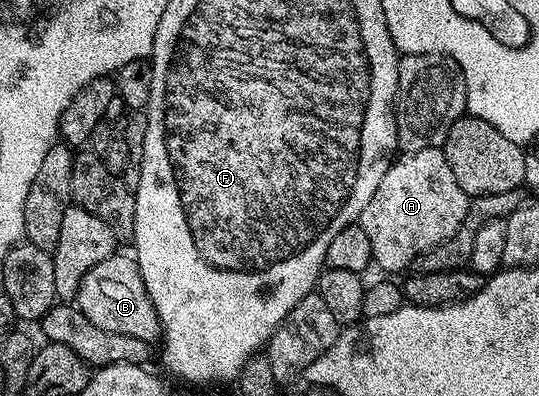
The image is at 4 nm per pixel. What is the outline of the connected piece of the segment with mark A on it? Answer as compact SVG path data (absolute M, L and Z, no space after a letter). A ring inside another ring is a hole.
M442 148L413 151L392 160L389 171L381 175L381 183L377 183L377 191L373 191L373 199L365 203L365 211L361 211L357 223L369 239L372 262L387 272L384 274L399 275L395 273L402 269L410 270L421 254L445 243L458 229L464 228L468 204L468 195L461 191L461 187L457 187L457 179L453 179L453 167L449 167Z

